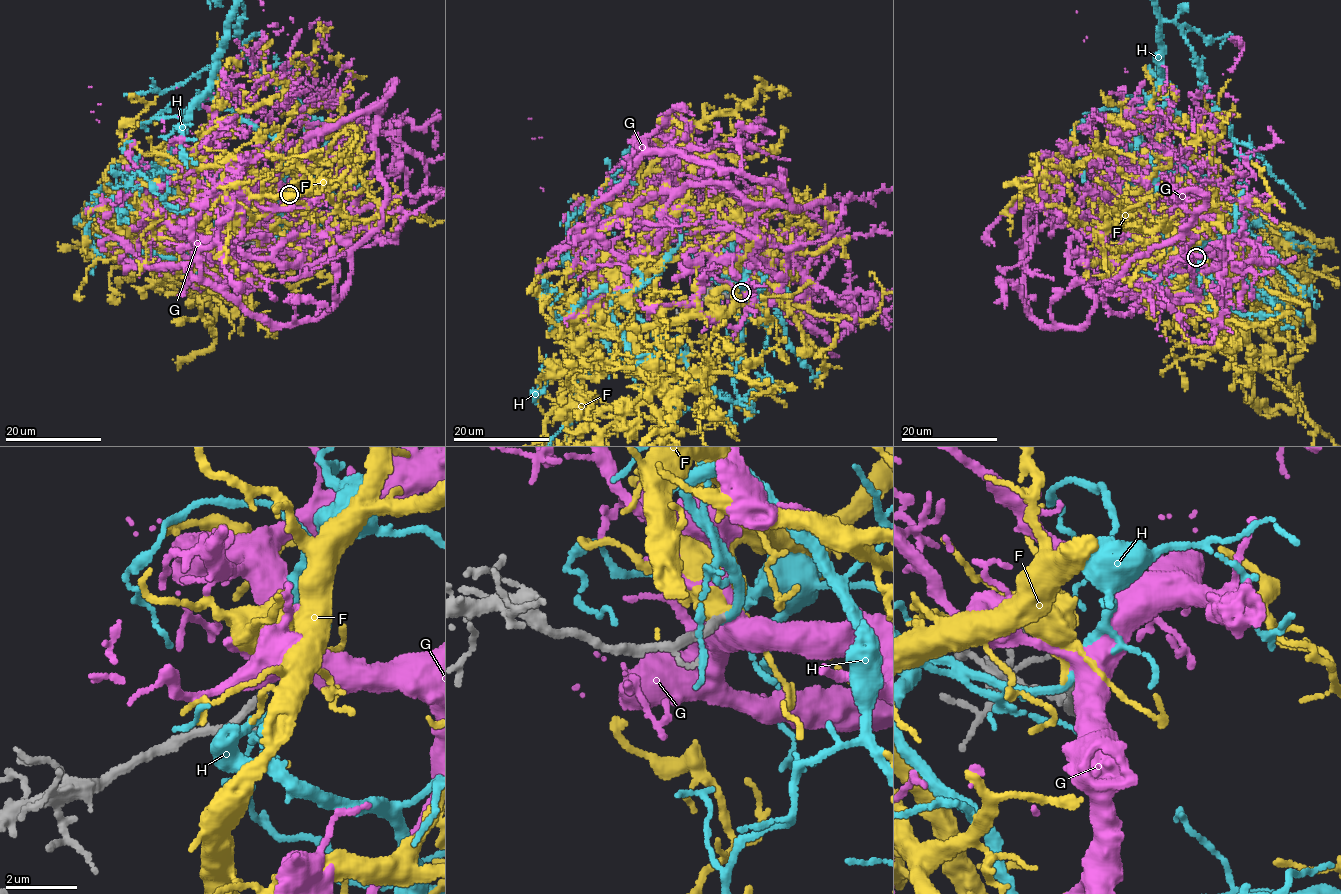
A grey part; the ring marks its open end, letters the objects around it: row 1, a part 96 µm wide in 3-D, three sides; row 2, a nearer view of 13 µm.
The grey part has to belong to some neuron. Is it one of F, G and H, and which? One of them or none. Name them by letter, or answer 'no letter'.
G

